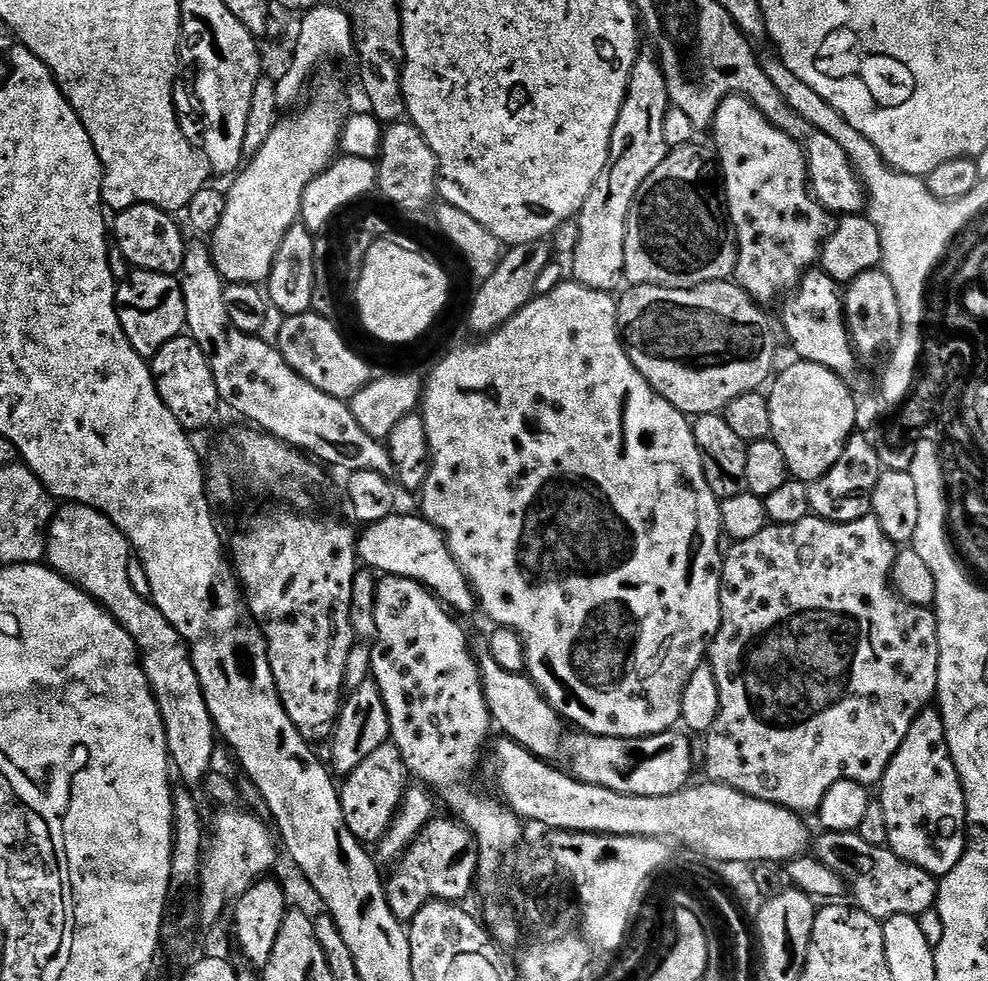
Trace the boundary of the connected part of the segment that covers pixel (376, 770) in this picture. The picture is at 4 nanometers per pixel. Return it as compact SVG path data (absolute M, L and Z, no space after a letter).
M391 742L378 746L378 750L374 750L374 754L370 754L370 758L362 762L362 766L358 766L358 770L343 777L338 788L342 818L346 818L350 834L354 834L354 838L358 838L365 846L379 845L380 839L394 822L409 784L408 770L402 762L402 754L398 754L398 746Z

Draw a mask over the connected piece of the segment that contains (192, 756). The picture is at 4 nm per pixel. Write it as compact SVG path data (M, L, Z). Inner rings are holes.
M64 502L56 509L47 535L47 563L59 576L77 584L88 596L93 596L103 608L130 634L140 654L140 665L152 687L158 710L166 730L168 759L175 775L189 789L196 790L204 777L213 771L218 733L206 706L204 691L192 661L187 642L158 610L151 599L130 586L130 562L134 553L128 539L98 510L85 504Z

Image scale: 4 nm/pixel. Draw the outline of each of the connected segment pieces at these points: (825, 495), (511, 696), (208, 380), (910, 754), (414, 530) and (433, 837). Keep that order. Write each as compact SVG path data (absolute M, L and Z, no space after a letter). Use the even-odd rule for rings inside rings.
M853 434L848 440L848 445L842 450L842 458L838 458L836 465L822 478L808 484L811 515L820 516L830 522L845 524L871 513L874 486L878 486L882 465L876 453L875 443L868 439L867 435Z
M488 646L482 647L481 652L475 653L477 664L480 665L480 677L482 678L482 686L484 687L484 697L488 703L488 709L492 715L493 725L497 729L501 728L503 735L509 740L518 742L526 750L530 750L535 756L541 760L551 761L552 755L557 755L558 749L562 744L562 737L566 732L565 721L550 706L550 702L541 694L539 686L537 686L532 677L519 672L511 672L504 670L491 656L491 650Z
M181 334L166 342L166 346L162 346L162 350L151 357L150 367L162 402L166 402L170 414L174 414L174 418L178 418L186 430L206 427L215 418L216 411L221 411L222 401L210 362L206 354L202 354L202 346L198 346L192 336Z
M935 707L924 708L914 718L910 734L886 766L878 791L886 814L887 847L894 855L937 878L958 866L966 847L968 811L960 775L950 758L946 726Z
M393 514L377 524L369 524L359 533L356 541L358 560L365 569L384 576L401 576L424 585L441 604L453 613L476 612L478 601L472 585L464 577L444 536L423 515L400 516Z
M434 818L426 827L416 835L416 841L407 848L395 861L392 877L389 875L386 880L384 893L390 902L390 910L401 922L411 922L431 900L446 900L449 902L464 902L471 892L474 892L474 885L478 880L478 848L471 832L455 818L440 820Z

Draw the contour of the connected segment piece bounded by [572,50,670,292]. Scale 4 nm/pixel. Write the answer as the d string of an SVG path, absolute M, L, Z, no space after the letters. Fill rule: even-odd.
M641 51L628 83L628 93L610 142L608 166L586 198L578 217L580 233L576 236L576 253L572 256L575 283L585 284L599 292L612 292L624 280L624 255L630 206L642 190L642 182L662 166L669 154L662 125L670 107L664 69L655 51Z

